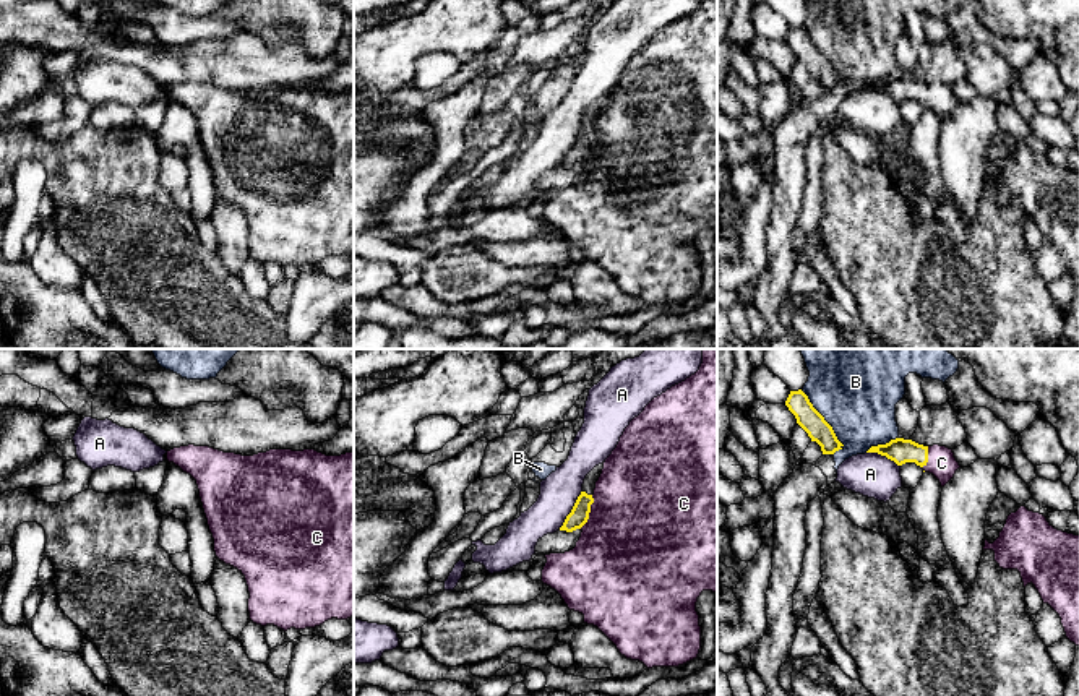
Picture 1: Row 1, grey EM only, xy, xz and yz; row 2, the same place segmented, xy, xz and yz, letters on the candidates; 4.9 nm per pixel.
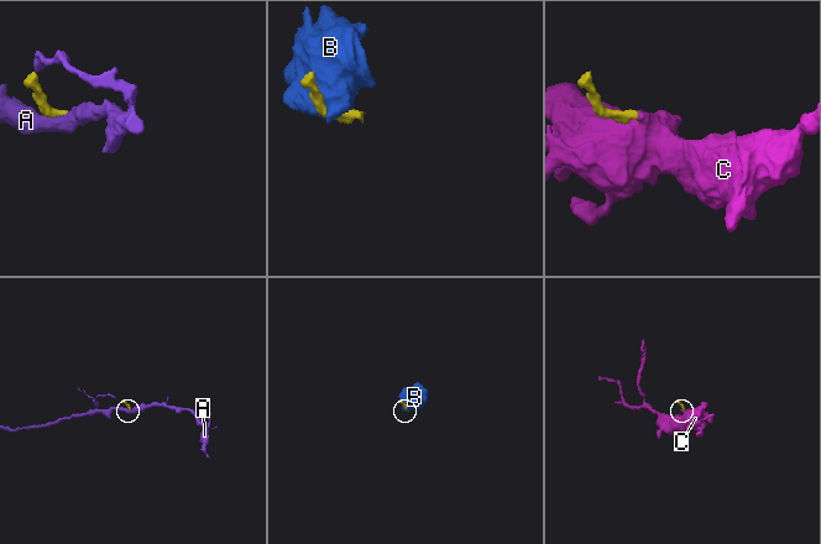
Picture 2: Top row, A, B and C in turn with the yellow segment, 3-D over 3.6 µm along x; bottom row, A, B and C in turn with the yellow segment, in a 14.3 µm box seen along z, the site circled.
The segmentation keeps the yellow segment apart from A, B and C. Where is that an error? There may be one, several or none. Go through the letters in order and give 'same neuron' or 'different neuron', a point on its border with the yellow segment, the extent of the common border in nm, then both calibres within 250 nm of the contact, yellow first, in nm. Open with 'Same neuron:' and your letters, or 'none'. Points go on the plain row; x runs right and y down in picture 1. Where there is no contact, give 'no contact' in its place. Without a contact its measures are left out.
Same neuron: C
A: different neuron | xz (571, 146) | 240 nm | 90/190 nm
B: different neuron | yz (823, 54) | 360 nm | 110/360 nm
C: same neuron | xz (589, 148) | 180 nm | 90/500 nm

